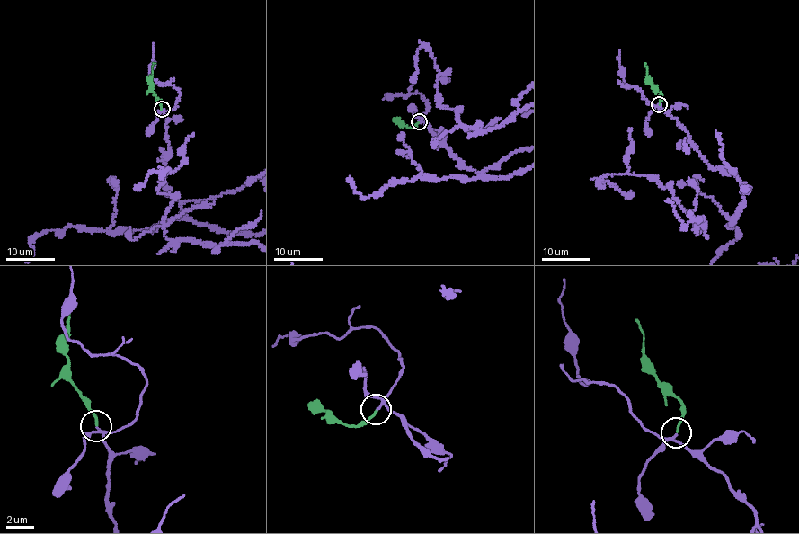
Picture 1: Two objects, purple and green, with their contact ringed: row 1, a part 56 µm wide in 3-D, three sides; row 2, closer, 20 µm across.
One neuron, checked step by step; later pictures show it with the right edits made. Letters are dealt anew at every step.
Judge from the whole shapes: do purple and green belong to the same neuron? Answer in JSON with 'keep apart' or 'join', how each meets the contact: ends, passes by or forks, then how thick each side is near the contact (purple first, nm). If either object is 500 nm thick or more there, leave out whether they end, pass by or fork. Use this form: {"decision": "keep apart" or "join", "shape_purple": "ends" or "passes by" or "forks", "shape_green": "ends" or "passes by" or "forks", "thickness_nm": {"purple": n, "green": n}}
{"decision": "join", "shape_purple": "forks", "shape_green": "ends", "thickness_nm": {"purple": 120, "green": 180}}

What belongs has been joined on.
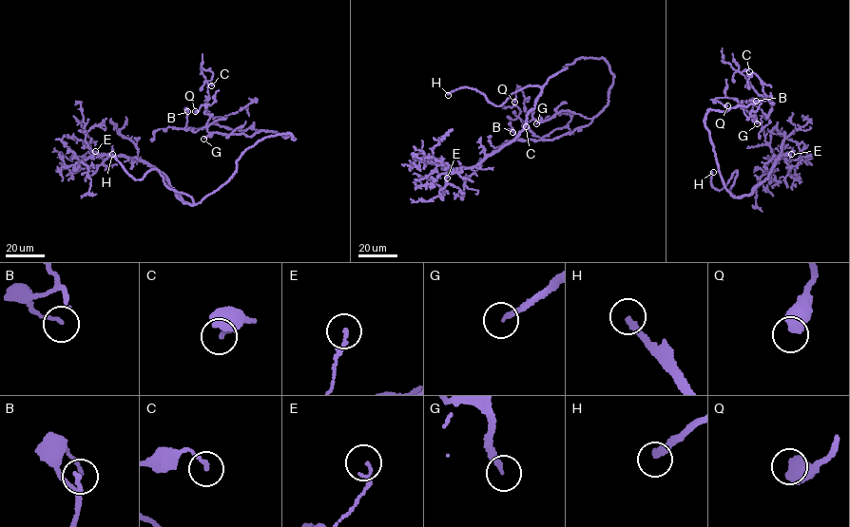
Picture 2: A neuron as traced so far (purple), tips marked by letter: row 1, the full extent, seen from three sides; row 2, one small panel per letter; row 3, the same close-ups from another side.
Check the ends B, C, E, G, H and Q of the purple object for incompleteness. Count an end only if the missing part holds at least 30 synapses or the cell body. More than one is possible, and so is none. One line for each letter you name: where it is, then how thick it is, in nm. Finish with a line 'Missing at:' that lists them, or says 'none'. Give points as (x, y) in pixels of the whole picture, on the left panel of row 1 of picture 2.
G: place (203, 139); calibre 170 nm
H: place (112, 154); calibre 280 nm
Missing at: G, H

